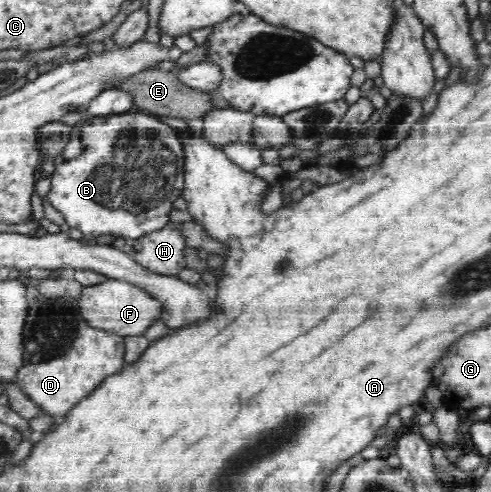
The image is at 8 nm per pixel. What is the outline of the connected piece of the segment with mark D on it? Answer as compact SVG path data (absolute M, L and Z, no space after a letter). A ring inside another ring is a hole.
M40 295L38 298L28 300L28 304L28 318L22 331L23 366L17 372L17 384L30 400L43 409L43 412L53 417L65 418L69 410L73 410L73 407L77 406L83 398L89 397L89 394L92 394L107 376L113 376L123 370L124 338L89 326L80 318L74 306L75 302L69 296L45 298Z

